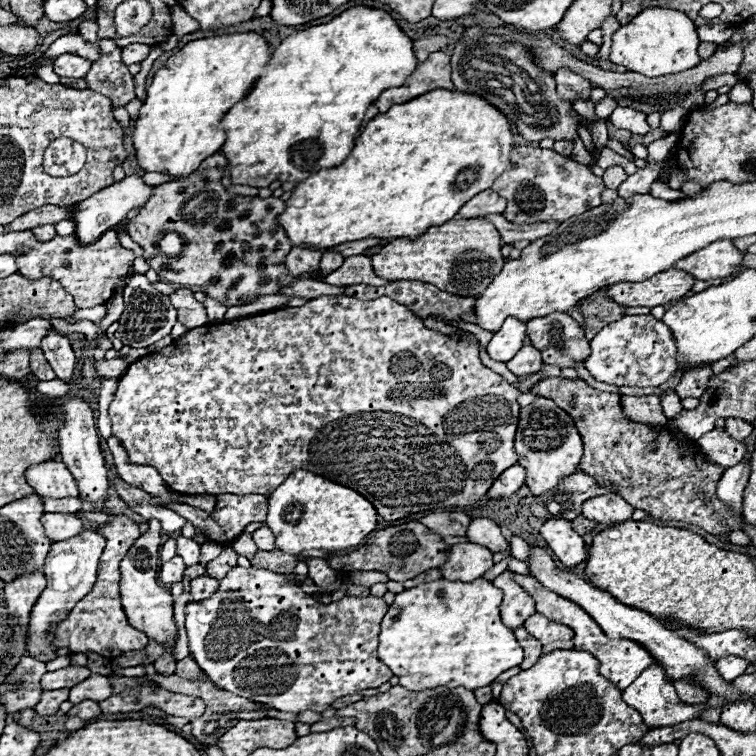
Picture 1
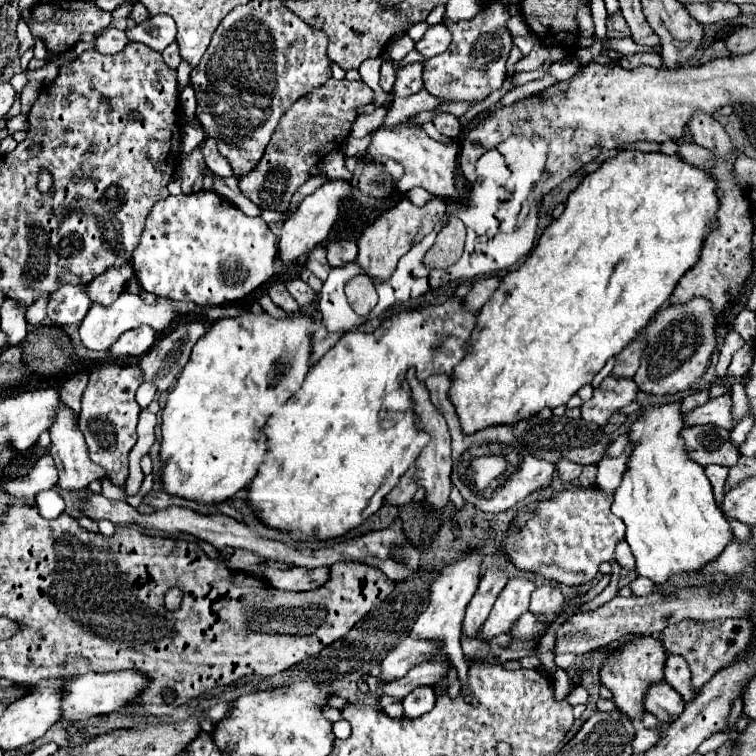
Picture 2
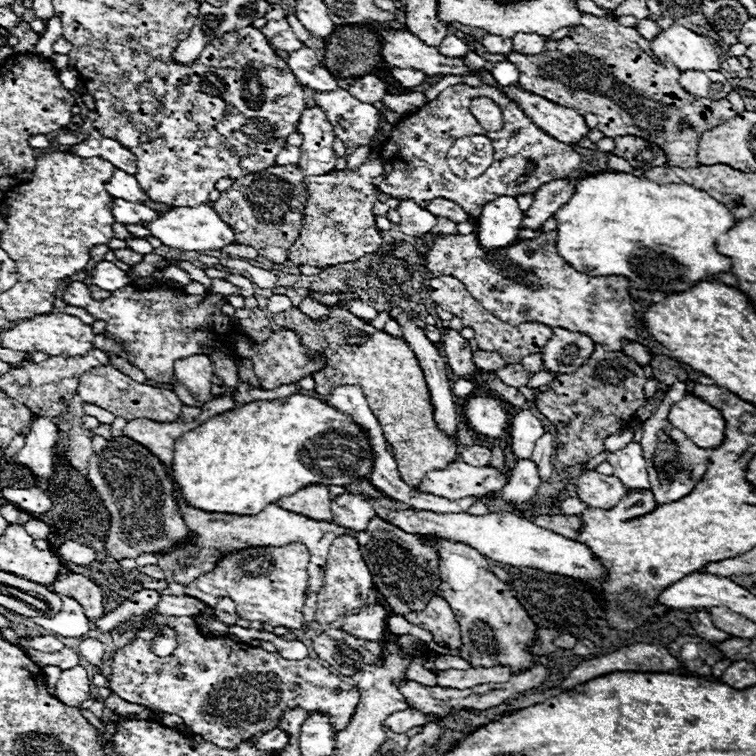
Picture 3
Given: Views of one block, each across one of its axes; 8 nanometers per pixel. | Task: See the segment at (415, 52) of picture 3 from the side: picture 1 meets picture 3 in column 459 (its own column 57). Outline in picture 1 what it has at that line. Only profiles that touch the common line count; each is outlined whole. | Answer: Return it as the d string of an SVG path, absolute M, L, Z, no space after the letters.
M62 54L54 60L54 72L62 78L84 78L92 66L92 60L86 60L76 54Z

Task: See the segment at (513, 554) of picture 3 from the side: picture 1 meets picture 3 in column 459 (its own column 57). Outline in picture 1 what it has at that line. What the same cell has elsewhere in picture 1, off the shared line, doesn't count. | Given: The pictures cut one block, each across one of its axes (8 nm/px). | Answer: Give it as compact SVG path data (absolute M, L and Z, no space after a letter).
M44 514L42 524L46 530L46 536L52 542L68 540L78 532L82 532L84 528L84 520L78 518L76 514Z

